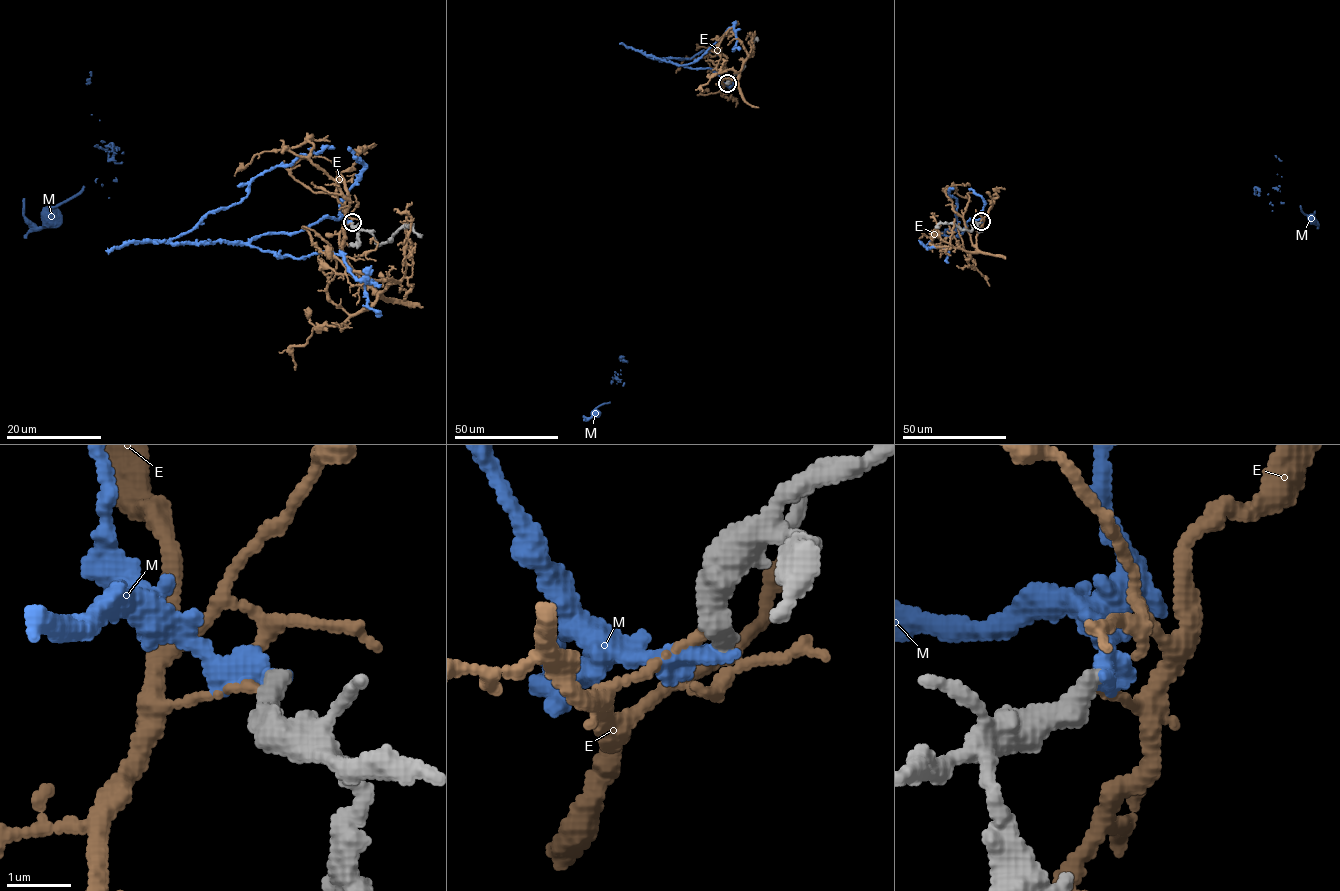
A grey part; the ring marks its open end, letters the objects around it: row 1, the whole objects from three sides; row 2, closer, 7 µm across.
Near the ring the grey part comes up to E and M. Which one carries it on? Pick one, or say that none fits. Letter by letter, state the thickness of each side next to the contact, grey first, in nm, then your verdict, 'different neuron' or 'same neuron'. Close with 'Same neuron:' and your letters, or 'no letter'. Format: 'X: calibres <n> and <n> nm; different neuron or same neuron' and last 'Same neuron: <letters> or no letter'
E: calibres 480 and 110 nm; different neuron
M: calibres 400 and 400 nm; different neuron
Same neuron: no letter

